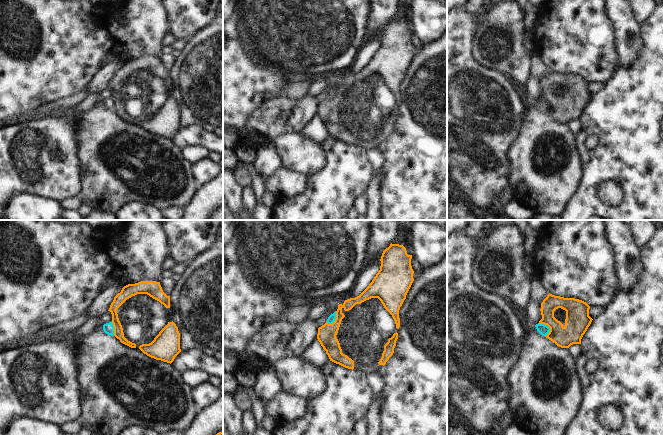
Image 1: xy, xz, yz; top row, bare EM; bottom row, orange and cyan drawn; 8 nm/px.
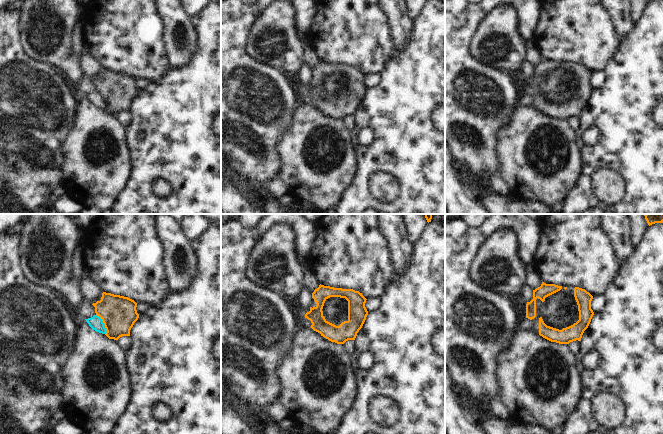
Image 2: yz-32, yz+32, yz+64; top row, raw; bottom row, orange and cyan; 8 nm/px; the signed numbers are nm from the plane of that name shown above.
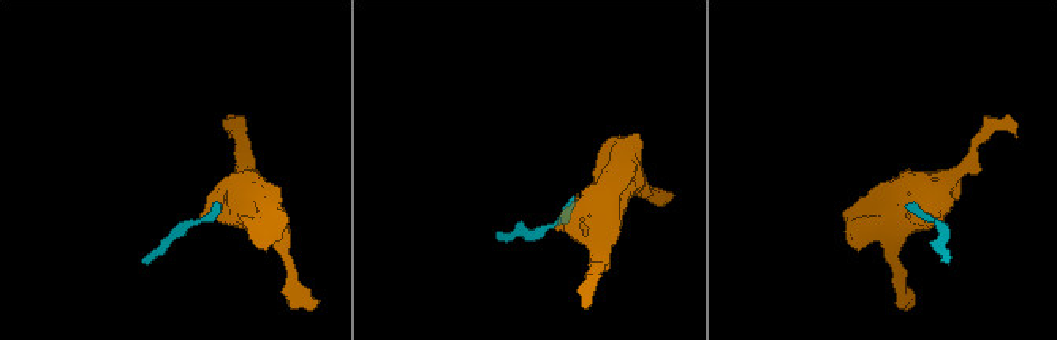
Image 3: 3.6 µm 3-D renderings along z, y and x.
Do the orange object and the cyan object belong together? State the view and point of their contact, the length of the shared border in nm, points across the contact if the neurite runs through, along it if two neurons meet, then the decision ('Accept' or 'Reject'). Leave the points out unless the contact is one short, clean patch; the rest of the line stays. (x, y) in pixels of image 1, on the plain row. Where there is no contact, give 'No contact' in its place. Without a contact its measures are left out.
Touches orange at yz (548, 102). Shared border 130 nm. Boundary: yz (538, 99), (543, 99), (549, 104), (549, 108), (545, 112). Reject

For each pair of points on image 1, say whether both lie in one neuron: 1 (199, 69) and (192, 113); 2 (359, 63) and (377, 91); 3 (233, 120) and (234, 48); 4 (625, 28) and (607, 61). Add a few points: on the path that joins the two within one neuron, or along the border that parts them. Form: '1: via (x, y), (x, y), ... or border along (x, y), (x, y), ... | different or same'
1: via (199, 80), (199, 102) | same
2: border along (377, 49), (358, 71), (351, 74) | different
3: via (233, 102), (233, 66) | same
4: border along (610, 22), (614, 31), (619, 63) | different

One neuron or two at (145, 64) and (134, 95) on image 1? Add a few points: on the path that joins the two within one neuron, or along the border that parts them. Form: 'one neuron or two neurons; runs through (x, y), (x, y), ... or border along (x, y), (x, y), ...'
one neuron; runs through (145, 72), (145, 78), (141, 87)

